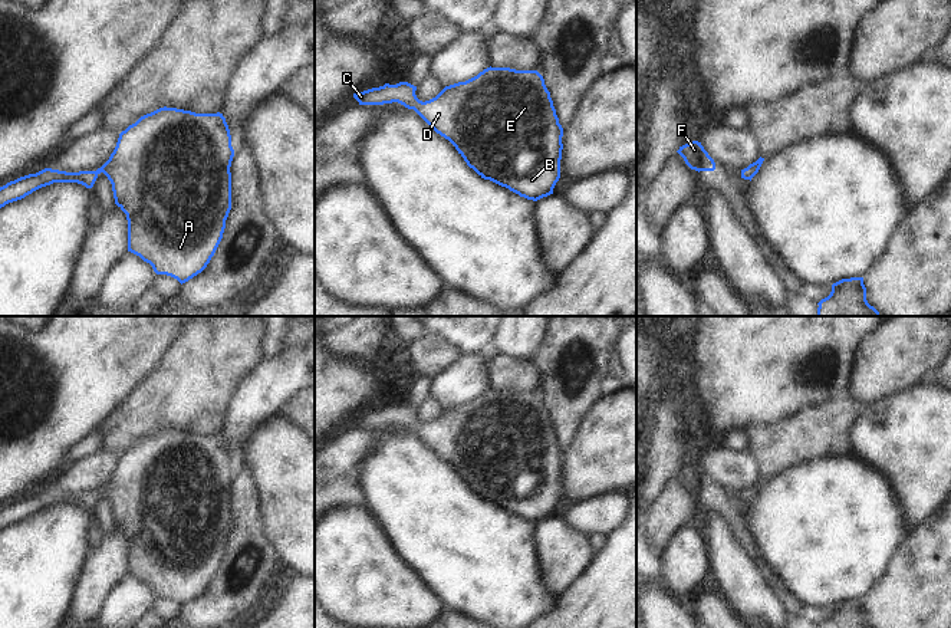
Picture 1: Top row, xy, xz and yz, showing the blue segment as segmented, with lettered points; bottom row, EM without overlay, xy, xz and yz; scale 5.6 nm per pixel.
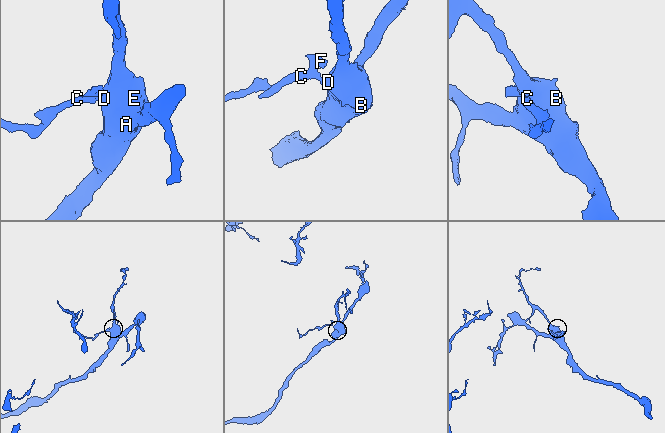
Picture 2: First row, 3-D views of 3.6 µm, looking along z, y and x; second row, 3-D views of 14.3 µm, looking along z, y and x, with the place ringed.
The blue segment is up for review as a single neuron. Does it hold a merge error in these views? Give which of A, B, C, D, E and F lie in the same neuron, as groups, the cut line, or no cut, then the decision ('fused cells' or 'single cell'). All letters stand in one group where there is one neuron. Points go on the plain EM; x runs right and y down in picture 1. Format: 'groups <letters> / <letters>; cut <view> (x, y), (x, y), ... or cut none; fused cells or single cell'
groups A B C D E F; cut none; single cell

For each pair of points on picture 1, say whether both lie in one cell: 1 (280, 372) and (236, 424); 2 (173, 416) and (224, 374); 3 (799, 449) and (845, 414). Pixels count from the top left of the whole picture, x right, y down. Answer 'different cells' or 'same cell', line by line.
1: same cell
2: same cell
3: same cell

